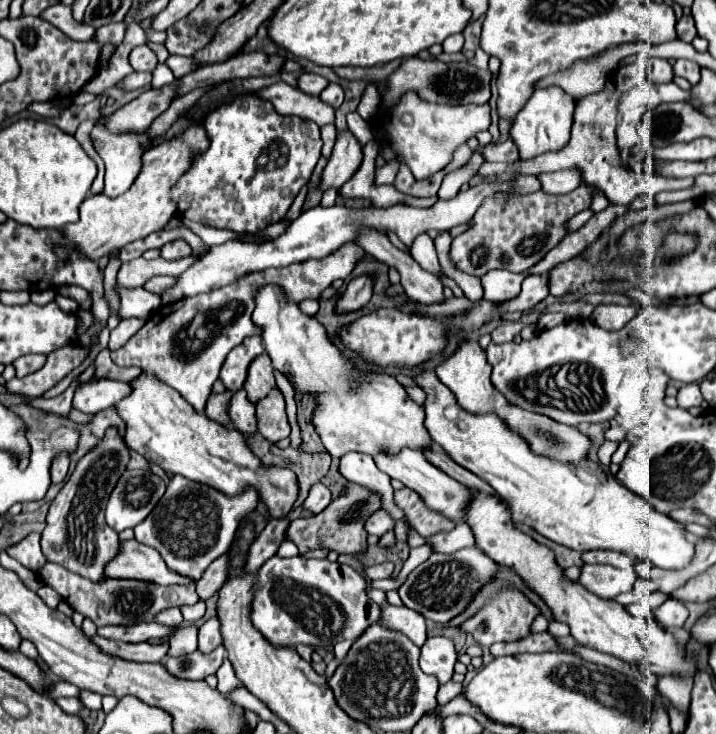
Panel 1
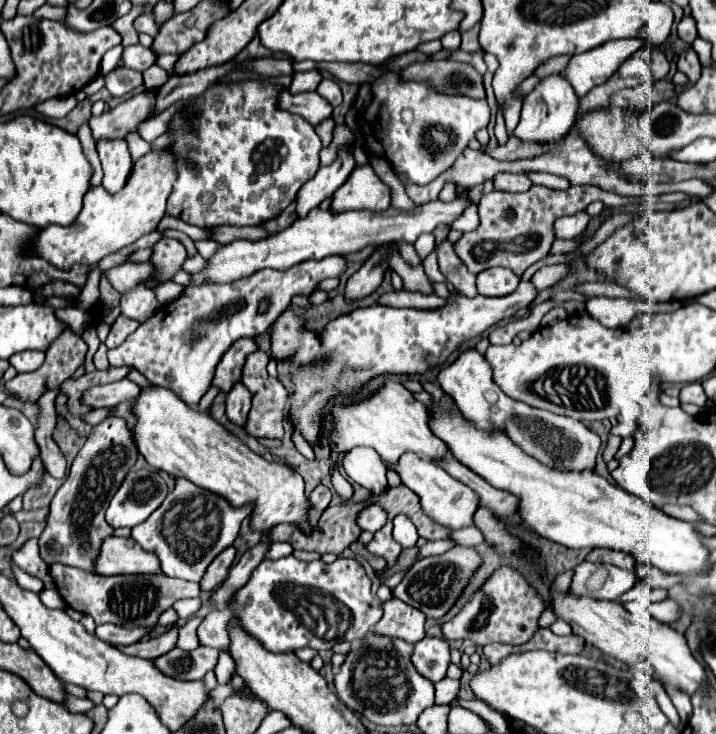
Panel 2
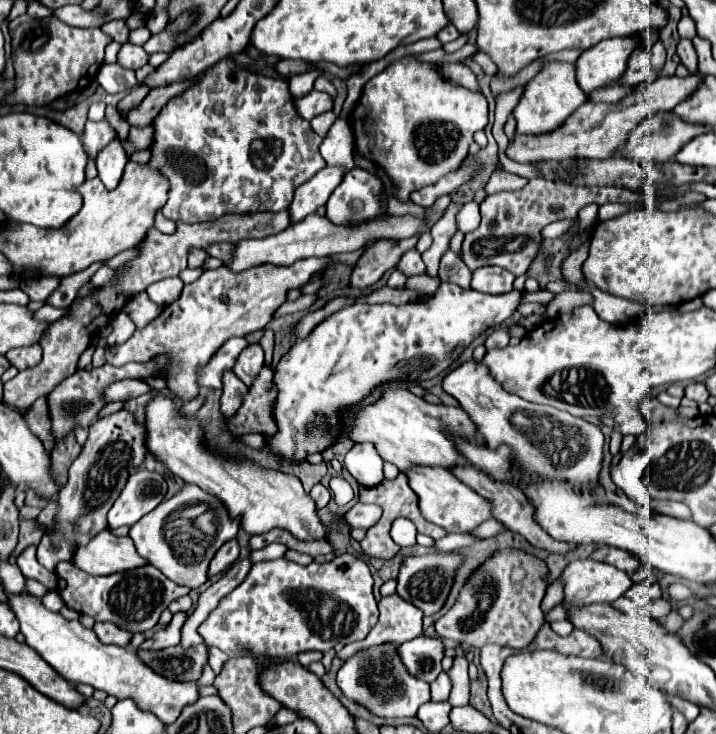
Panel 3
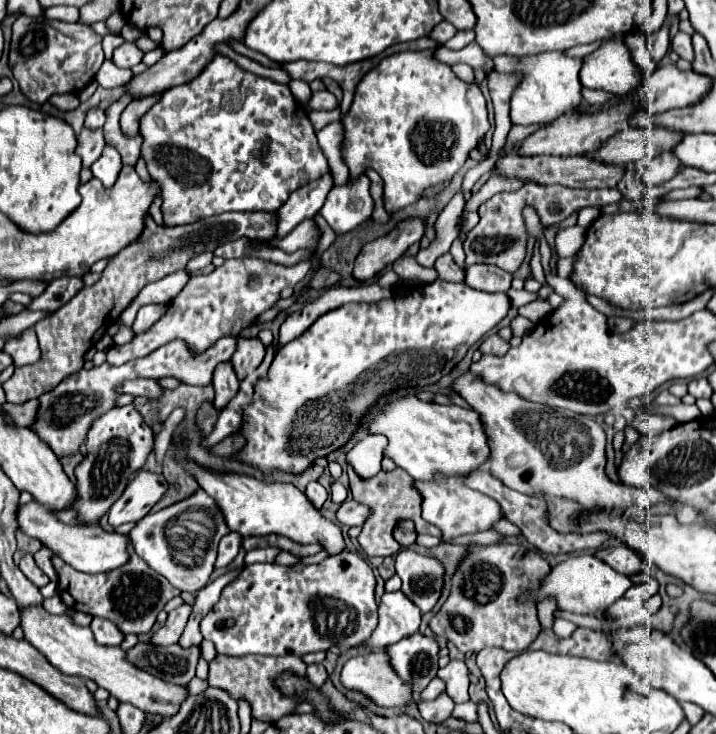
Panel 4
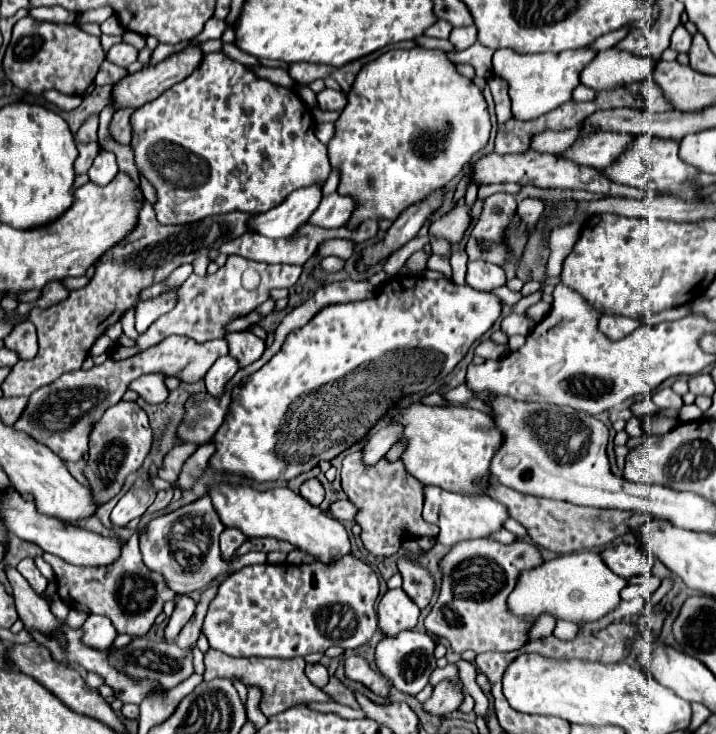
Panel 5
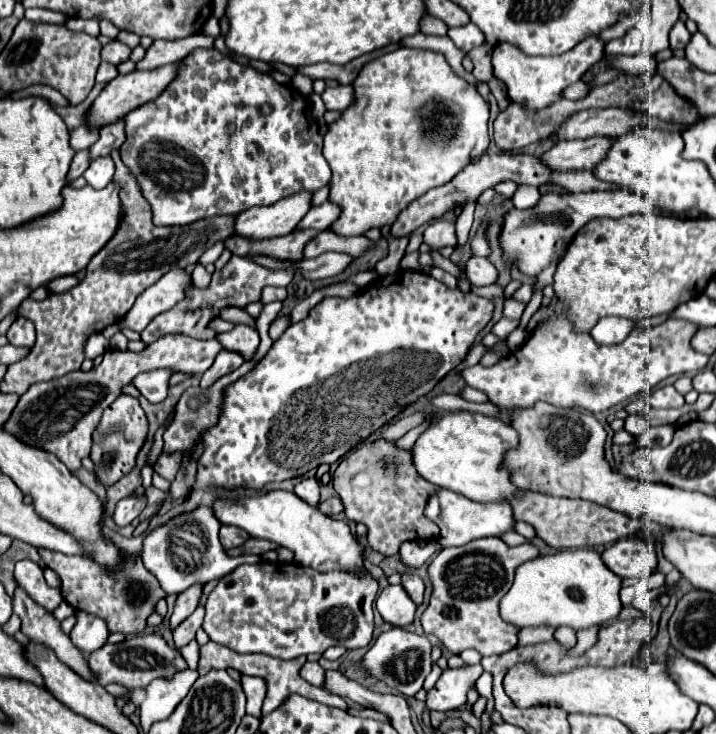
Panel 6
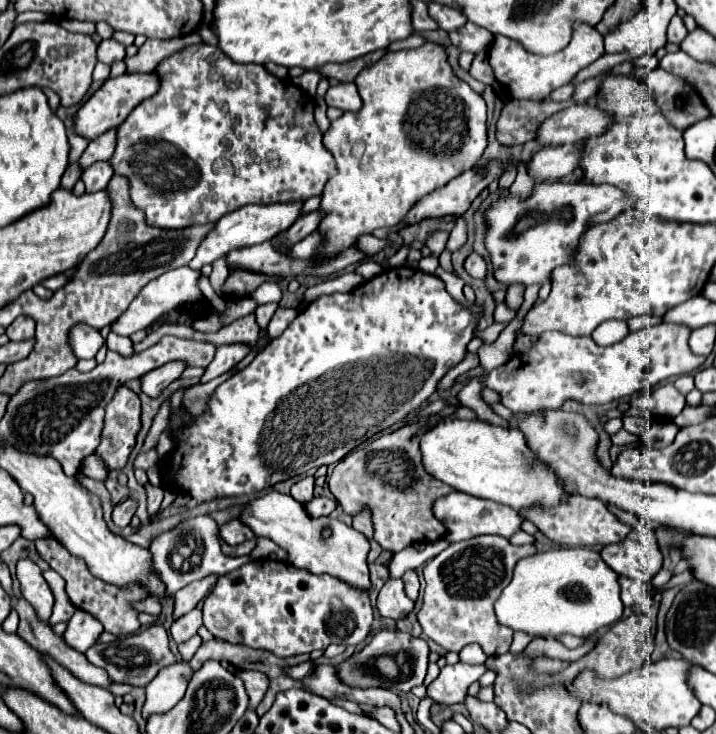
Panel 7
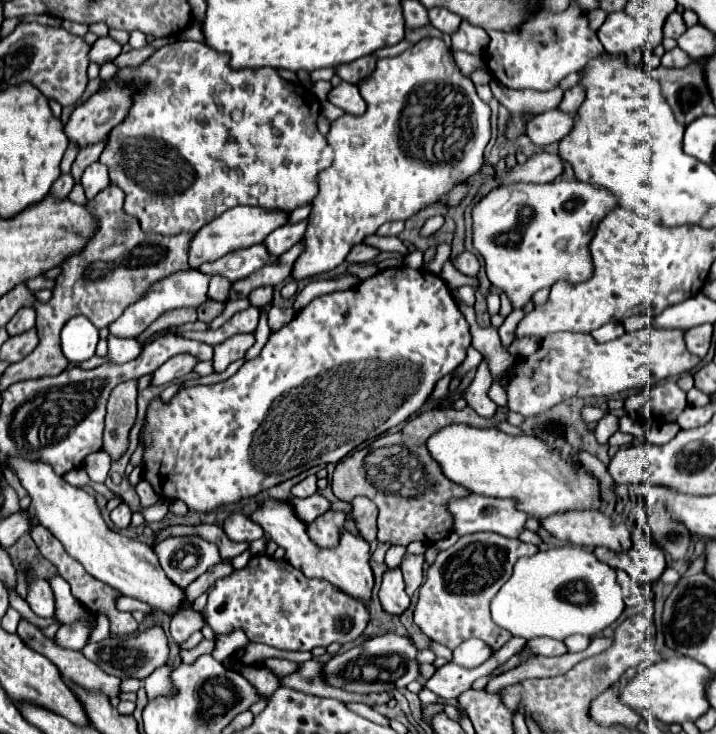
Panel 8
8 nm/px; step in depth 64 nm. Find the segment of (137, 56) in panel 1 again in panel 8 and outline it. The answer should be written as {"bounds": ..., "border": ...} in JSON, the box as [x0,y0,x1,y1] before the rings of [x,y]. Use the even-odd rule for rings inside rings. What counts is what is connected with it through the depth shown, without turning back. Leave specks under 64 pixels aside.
{"bounds":[90,36,122,64],"border":[[[104,36],[104,38],[98,38],[96,44],[92,46],[90,60],[96,64],[106,64],[106,62],[112,62],[120,52],[122,52],[122,46],[110,36]]]}

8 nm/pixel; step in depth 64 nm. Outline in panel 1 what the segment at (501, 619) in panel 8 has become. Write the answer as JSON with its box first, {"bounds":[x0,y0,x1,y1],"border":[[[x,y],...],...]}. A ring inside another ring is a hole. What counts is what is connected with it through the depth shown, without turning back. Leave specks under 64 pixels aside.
{"bounds":[578,564,636,598],"border":[[[584,564],[582,576],[578,582],[586,586],[590,592],[598,594],[600,598],[616,598],[618,594],[632,590],[634,580],[636,580],[636,574],[628,574],[614,566]]]}

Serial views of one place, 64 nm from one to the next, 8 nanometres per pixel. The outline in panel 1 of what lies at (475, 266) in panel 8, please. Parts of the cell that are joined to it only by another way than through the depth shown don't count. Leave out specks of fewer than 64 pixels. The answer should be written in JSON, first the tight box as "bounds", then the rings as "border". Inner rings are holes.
{"bounds":[482,270,526,304],"border":[[[490,270],[482,276],[484,286],[484,300],[502,304],[520,294],[520,284],[526,278],[526,274],[514,274],[508,270]]]}

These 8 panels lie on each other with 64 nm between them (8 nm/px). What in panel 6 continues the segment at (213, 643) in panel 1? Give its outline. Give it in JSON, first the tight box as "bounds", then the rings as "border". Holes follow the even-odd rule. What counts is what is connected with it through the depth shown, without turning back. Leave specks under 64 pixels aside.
{"bounds":[204,562,378,658],"border":[[[258,562],[244,564],[224,576],[212,590],[206,602],[204,632],[216,644],[222,644],[240,654],[268,654],[276,658],[308,656],[312,652],[324,652],[330,646],[364,648],[372,640],[374,614],[372,604],[376,600],[378,582],[362,568],[358,572],[316,572],[314,568],[300,568],[300,564],[284,562]]]}

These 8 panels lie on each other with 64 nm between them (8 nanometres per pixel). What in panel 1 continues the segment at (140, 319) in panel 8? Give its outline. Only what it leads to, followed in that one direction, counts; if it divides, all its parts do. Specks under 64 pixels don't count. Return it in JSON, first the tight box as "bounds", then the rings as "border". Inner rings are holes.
{"bounds":[116,286,160,320],"border":[[[116,286],[118,298],[120,298],[120,308],[118,308],[118,318],[126,320],[126,318],[142,318],[148,320],[148,316],[152,316],[152,312],[156,312],[156,308],[160,308],[160,296],[152,294],[144,288],[124,288],[124,286]]]}

